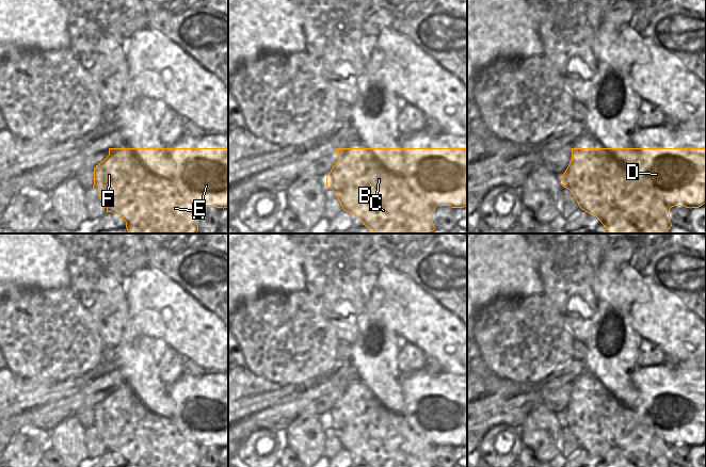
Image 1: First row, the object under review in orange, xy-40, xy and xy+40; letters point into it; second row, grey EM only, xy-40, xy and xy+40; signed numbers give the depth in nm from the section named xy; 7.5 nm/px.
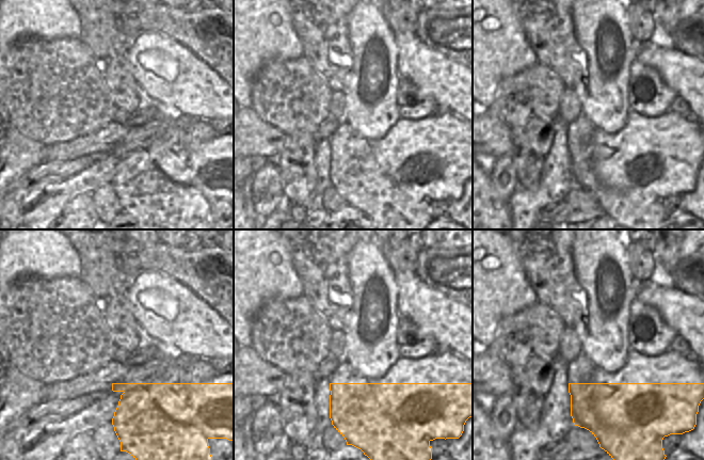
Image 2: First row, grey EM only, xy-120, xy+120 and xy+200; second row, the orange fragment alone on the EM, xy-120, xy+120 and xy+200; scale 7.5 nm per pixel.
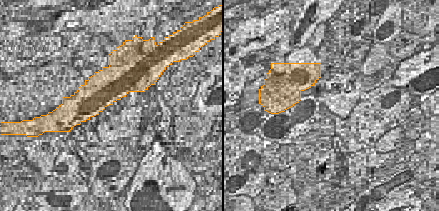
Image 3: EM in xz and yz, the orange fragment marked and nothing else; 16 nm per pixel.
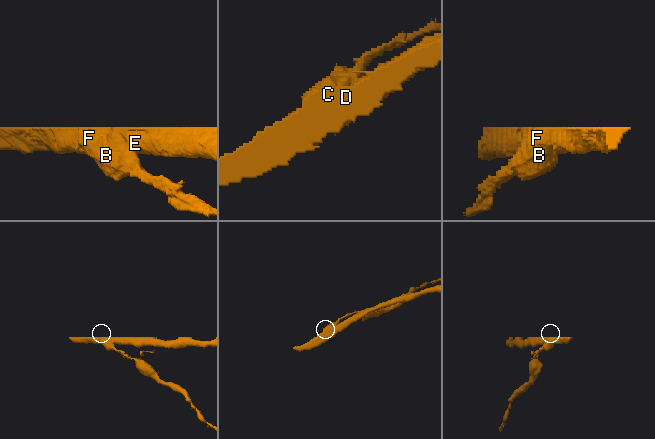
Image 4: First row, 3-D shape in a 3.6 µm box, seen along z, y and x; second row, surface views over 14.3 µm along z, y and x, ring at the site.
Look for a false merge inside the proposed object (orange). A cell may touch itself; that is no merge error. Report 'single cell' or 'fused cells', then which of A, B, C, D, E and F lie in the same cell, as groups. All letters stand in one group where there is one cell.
fused cells; A B C F / D E

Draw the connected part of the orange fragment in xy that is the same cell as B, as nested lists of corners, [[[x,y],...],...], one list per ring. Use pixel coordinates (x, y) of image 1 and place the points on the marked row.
[[[337,148],[338,160],[326,177],[326,187],[332,189],[342,209],[357,216],[371,234],[431,234],[433,224],[432,206],[411,183],[408,178],[391,174],[384,166],[363,155],[363,148]]]

